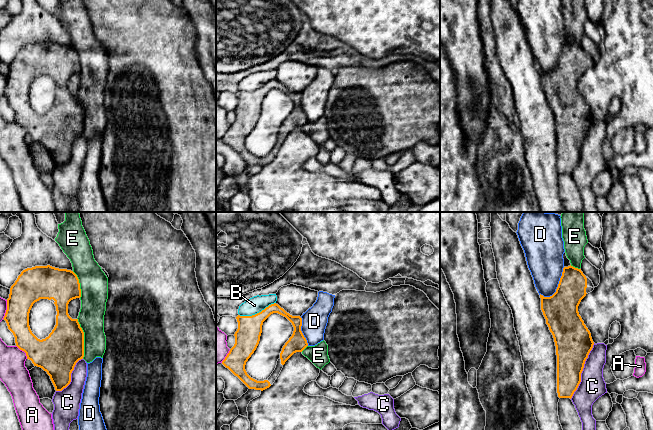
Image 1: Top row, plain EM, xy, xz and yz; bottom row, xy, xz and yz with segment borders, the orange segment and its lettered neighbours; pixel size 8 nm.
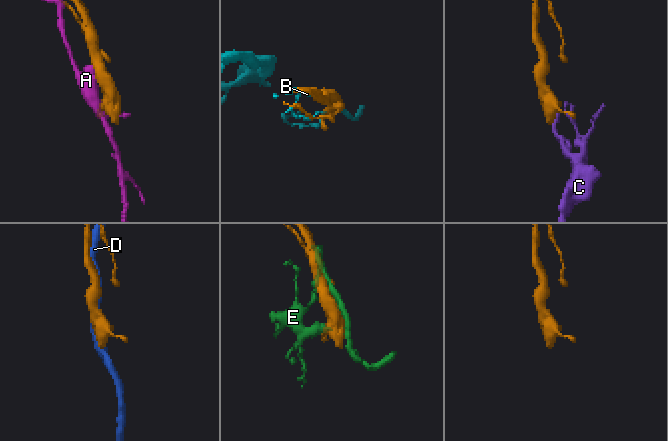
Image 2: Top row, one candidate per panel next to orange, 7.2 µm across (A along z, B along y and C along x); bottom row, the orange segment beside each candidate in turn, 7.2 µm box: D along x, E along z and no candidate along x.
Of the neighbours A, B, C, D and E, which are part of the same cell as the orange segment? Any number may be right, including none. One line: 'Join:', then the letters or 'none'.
Join: none

